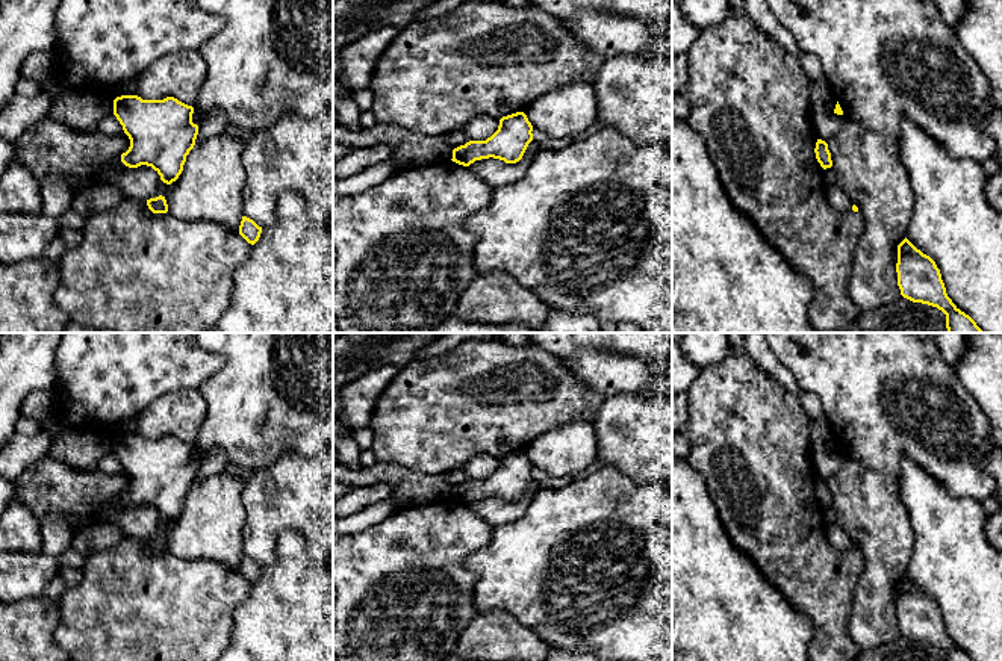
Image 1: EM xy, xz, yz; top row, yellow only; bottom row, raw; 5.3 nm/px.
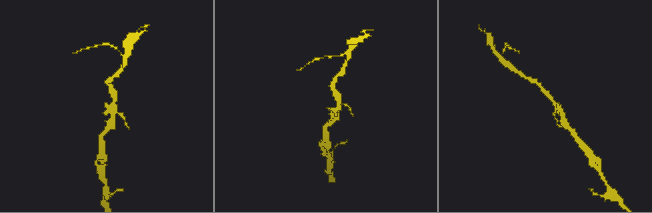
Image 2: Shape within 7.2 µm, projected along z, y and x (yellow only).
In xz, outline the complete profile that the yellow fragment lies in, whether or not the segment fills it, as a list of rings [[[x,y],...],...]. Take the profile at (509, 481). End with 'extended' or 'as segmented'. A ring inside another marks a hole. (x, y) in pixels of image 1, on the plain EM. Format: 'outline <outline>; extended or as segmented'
outline [[[516,451],[499,458],[498,469],[486,479],[469,479],[453,489],[453,501],[469,505],[481,498],[499,498],[516,502],[522,498],[533,479],[533,464],[524,451]]]; as segmented

